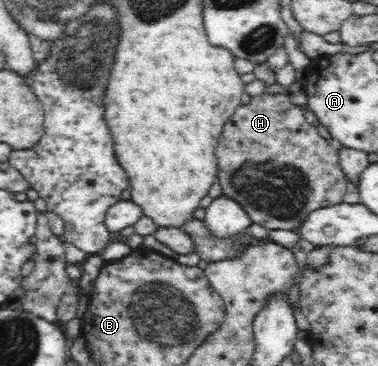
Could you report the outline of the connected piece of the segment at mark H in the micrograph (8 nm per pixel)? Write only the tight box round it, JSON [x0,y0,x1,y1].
[216,94,347,232]

